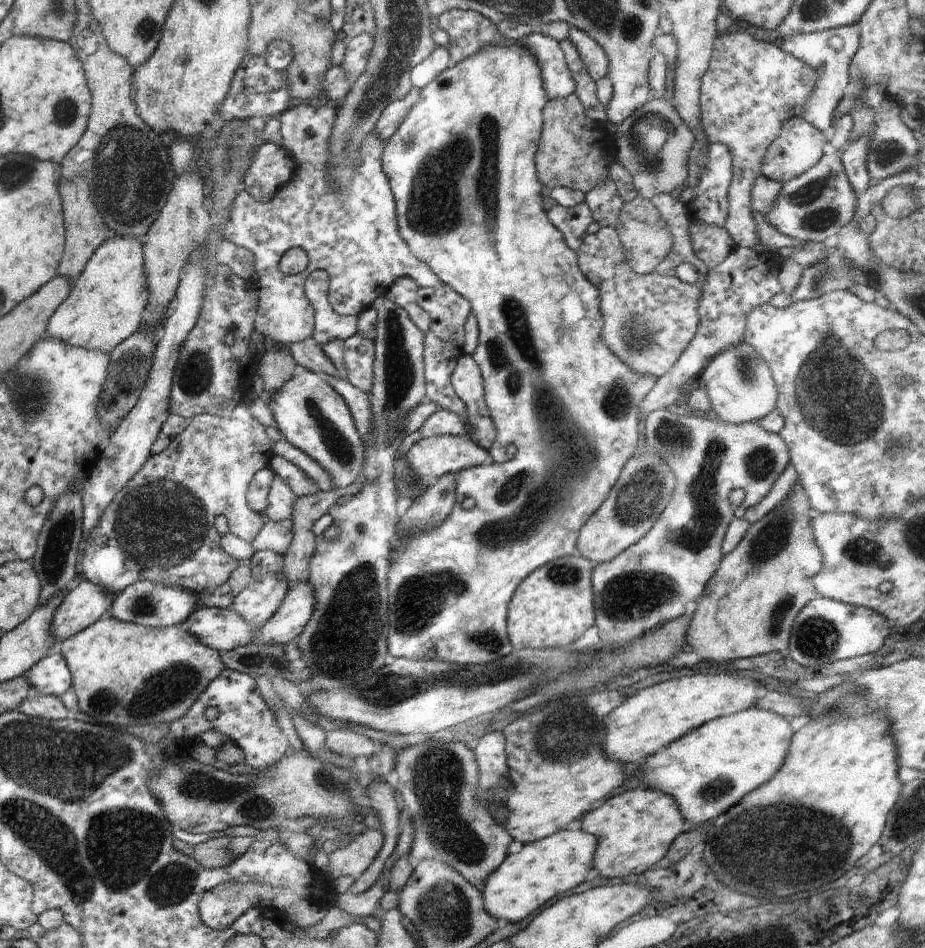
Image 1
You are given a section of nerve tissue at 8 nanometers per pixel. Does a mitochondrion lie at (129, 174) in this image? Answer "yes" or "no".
yes

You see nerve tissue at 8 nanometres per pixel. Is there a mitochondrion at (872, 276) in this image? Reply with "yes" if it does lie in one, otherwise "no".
no

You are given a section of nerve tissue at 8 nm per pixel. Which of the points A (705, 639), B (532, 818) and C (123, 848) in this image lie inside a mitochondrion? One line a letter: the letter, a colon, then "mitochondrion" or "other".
A: other
B: other
C: mitochondrion

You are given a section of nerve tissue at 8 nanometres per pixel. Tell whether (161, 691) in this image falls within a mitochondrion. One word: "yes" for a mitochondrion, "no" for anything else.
yes

